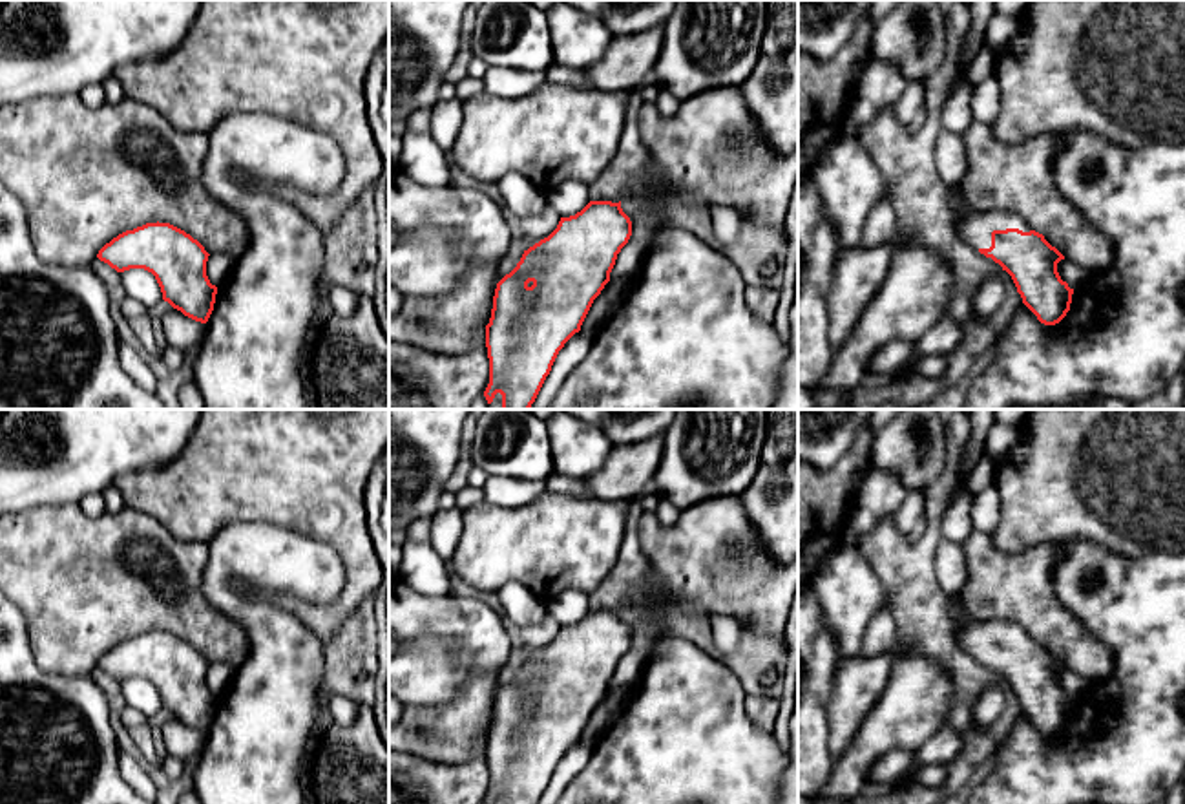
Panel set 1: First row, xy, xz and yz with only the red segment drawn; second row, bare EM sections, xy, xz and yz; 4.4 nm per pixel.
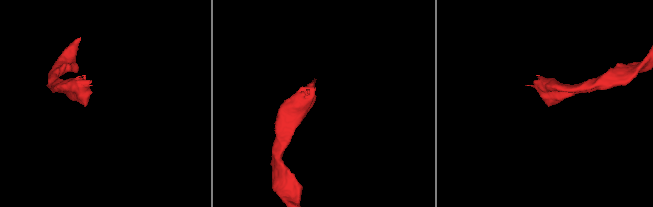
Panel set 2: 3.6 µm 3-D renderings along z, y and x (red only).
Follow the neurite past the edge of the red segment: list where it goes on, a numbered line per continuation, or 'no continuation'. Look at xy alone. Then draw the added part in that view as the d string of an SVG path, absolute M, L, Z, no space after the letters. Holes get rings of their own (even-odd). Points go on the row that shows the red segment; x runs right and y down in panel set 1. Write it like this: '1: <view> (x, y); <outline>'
no continuation

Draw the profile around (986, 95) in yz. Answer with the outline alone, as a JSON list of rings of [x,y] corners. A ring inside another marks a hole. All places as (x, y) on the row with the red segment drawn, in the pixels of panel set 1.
[[[995,73],[973,88],[971,113],[975,122],[993,126],[1001,110],[1001,88]]]

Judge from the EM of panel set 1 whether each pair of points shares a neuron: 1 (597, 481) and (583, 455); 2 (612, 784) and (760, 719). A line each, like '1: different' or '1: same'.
1: different
2: different

